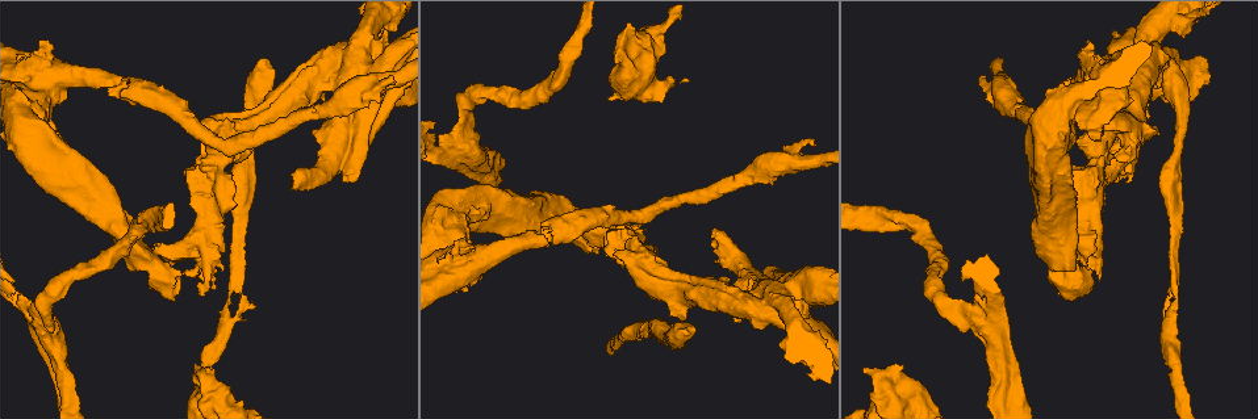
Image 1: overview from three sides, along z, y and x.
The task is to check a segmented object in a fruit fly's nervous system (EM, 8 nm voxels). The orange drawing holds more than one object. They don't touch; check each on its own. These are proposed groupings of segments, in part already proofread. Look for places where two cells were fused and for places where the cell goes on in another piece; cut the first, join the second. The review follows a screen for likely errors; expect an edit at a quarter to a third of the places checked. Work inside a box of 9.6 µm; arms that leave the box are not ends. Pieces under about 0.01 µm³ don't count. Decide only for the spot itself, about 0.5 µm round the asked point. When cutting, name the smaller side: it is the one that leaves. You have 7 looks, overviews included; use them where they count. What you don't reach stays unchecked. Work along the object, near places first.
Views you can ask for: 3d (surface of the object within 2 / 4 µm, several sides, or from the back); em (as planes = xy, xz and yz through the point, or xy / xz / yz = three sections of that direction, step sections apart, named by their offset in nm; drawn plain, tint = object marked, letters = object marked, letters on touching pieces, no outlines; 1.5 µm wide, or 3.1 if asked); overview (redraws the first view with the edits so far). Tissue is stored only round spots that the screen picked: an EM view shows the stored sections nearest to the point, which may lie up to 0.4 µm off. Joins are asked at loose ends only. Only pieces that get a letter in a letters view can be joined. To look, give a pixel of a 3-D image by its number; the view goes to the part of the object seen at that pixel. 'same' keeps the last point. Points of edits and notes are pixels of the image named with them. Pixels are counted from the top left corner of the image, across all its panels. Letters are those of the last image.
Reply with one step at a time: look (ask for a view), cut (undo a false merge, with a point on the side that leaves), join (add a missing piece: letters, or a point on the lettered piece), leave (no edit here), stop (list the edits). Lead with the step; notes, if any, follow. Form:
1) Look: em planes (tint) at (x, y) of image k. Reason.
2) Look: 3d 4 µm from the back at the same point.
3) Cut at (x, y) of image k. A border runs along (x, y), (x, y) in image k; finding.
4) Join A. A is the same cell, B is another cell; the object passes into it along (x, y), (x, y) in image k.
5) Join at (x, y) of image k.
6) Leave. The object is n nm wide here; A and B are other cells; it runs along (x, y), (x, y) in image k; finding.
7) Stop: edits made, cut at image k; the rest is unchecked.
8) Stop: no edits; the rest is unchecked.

Look: em planes (plain) at (637, 40) of image 1. Abrupt turn.

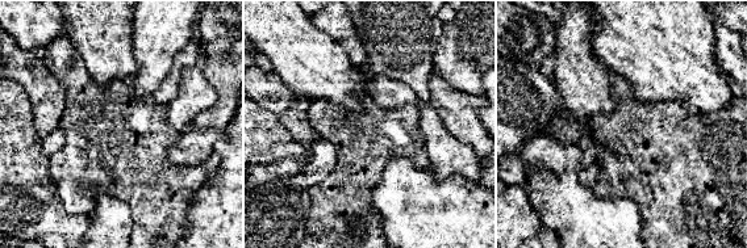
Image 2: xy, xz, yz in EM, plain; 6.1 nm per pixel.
Look: em planes (letters) at the same point. See the neighbours.

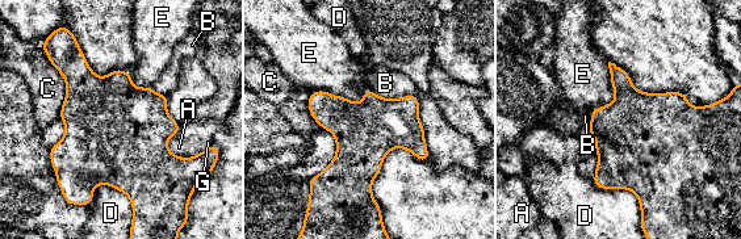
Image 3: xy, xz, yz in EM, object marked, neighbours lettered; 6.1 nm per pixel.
Leave. The object is 380 nm wide here; A, B, C, D, E and G are other cells; a border runs along (368, 87), (361, 101), (310, 91) in image 3; one cell here.

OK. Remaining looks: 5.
Look: em planes (plain) at (1162, 319) of image 1. Tapers out.

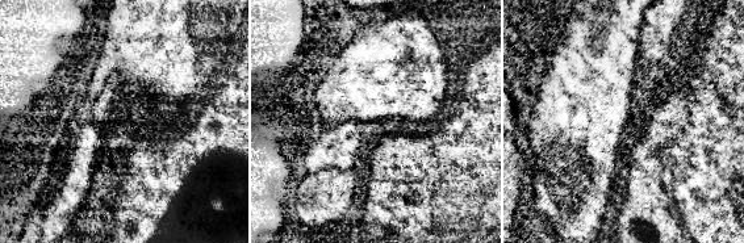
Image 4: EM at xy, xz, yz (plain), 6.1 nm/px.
Look: em planes (letters) at the same point. See the neighbours.

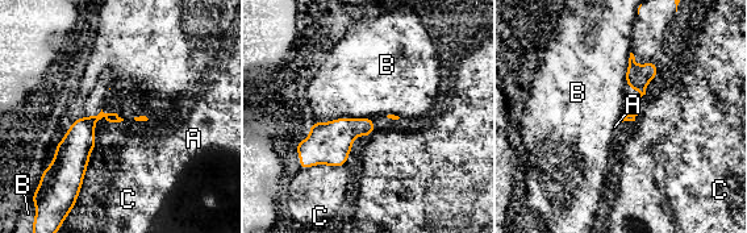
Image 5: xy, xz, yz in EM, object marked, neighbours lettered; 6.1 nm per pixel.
Leave. A, B and C are other cells; a border runs along (370, 116), (337, 117), (320, 123) in image 5; no lettered piece goes on from it.

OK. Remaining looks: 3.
Look: 3d 2 µm from the back at (716, 228) of image 1. Stops while still wide.

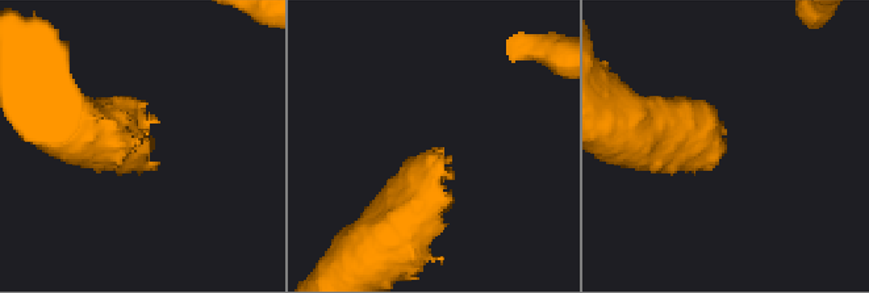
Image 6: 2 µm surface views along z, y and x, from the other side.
Look: em xz step 8 (letters) at (145, 165) of image 6. Shape alone is not enough.

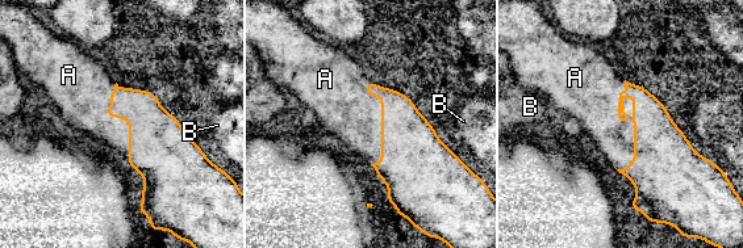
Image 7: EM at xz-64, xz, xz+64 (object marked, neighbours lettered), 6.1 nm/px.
Join A. A is the same cell, B is another cell; the cell continues.

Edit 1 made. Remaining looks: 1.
Stop: edits made, join at image 7; the rest is unchecked.

